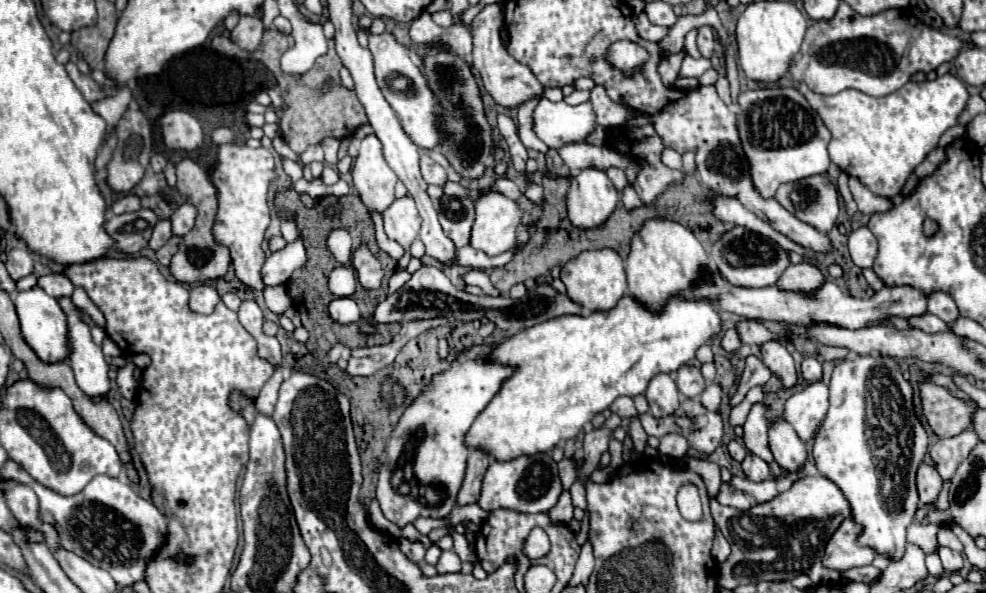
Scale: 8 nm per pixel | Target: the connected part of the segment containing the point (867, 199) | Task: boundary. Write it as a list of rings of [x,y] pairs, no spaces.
[[[850,178],[850,192],[858,204],[858,210],[864,214],[876,214],[876,212],[884,212],[890,210],[894,204],[888,198],[876,196],[872,194],[858,178]]]

